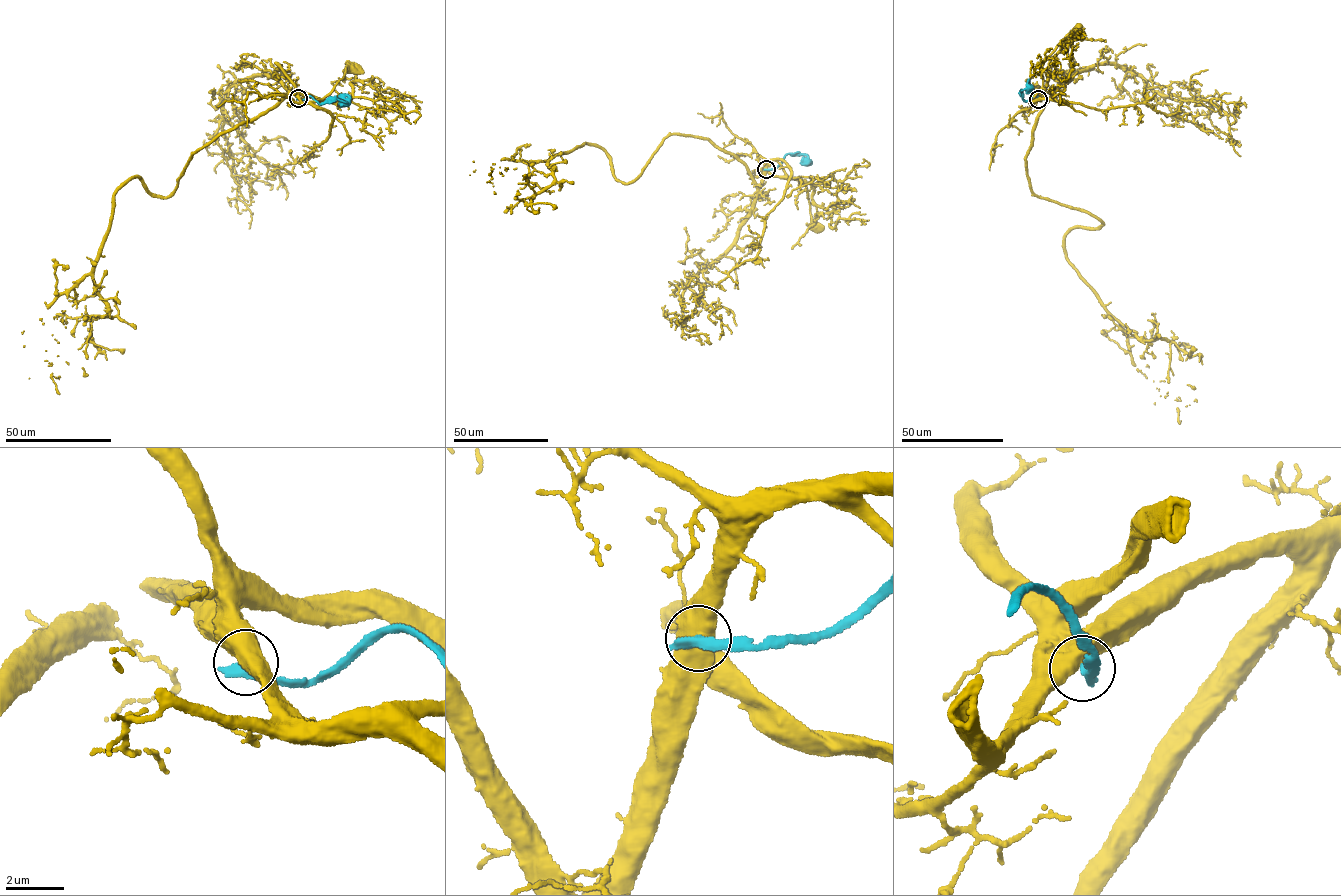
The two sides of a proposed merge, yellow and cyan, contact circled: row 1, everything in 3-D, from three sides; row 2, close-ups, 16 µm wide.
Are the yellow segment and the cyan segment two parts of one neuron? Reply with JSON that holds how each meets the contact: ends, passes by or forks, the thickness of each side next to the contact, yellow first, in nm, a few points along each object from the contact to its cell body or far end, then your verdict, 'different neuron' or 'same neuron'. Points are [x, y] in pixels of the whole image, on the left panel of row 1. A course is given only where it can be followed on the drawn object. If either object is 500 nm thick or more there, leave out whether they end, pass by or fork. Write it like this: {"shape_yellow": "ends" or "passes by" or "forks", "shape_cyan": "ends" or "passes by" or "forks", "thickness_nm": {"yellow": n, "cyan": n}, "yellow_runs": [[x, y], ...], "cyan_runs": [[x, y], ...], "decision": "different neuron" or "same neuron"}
{"thickness_nm": {"yellow": 850, "cyan": 400}, "yellow_runs": [[298, 98], [305, 104], [324, 98], [341, 79], [345, 68], [352, 68]], "cyan_runs": [[298, 98], [309, 96], [320, 104], [336, 98], [343, 102]], "decision": "different neuron"}

